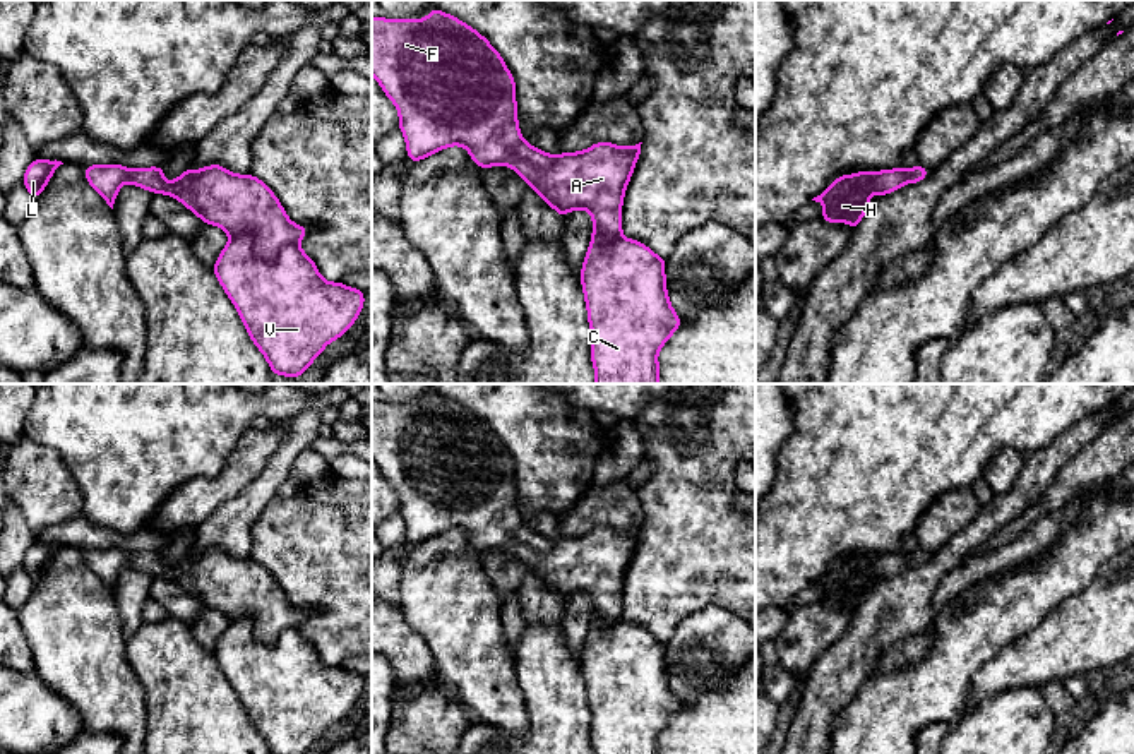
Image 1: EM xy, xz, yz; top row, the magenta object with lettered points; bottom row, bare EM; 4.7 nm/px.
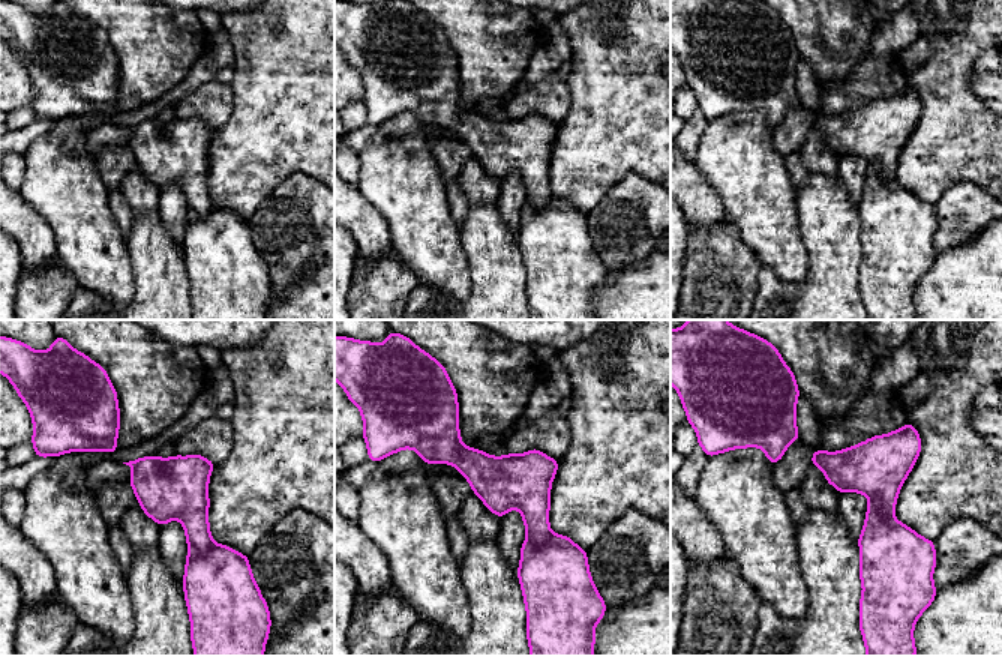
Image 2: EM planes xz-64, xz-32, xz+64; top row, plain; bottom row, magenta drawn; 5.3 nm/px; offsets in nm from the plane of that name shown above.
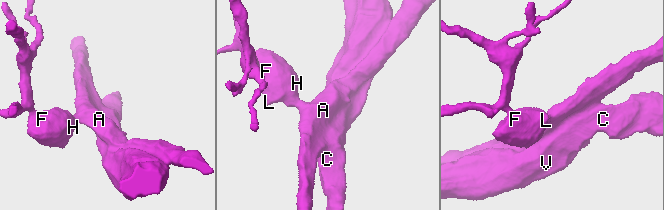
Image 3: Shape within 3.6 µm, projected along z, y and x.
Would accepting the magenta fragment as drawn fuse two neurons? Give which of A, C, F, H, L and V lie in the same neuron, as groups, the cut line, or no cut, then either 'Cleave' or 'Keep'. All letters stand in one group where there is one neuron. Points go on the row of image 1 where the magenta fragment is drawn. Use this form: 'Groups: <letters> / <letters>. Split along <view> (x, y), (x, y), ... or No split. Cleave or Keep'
Groups: A C F H L V. No split. Keep

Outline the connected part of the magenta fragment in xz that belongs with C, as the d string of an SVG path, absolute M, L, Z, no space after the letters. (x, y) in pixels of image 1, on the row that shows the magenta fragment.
M435 7L427 19L372 17L372 74L399 113L399 130L406 139L408 159L425 159L440 149L464 146L481 168L507 165L521 175L529 188L552 206L557 214L586 209L593 218L593 236L581 269L588 322L591 326L591 362L594 384L660 384L658 351L682 326L666 291L666 259L658 257L642 242L622 236L622 204L625 187L641 154L641 144L618 147L613 142L596 142L579 153L546 154L522 139L517 123L516 82L504 58L485 36Z

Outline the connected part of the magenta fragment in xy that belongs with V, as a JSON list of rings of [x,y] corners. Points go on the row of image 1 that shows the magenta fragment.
[[[89,165],[84,177],[113,209],[118,188],[130,182],[152,194],[166,194],[188,207],[202,223],[230,235],[212,272],[236,307],[250,339],[266,356],[274,375],[298,379],[322,350],[341,338],[358,319],[365,293],[325,281],[315,262],[298,247],[308,228],[289,221],[274,192],[257,177],[236,175],[221,165],[194,171],[188,166],[175,182],[163,178],[164,166],[128,170],[123,165]]]

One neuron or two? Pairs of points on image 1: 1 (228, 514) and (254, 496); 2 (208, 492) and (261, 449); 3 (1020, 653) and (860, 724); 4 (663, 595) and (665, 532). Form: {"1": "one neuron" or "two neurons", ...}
{"1": "one neuron", "2": "one neuron", "3": "two neurons", "4": "one neuron"}

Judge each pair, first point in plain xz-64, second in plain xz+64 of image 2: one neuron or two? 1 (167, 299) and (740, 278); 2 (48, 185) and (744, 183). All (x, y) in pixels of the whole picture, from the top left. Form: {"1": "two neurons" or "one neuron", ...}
{"1": "two neurons", "2": "one neuron"}

